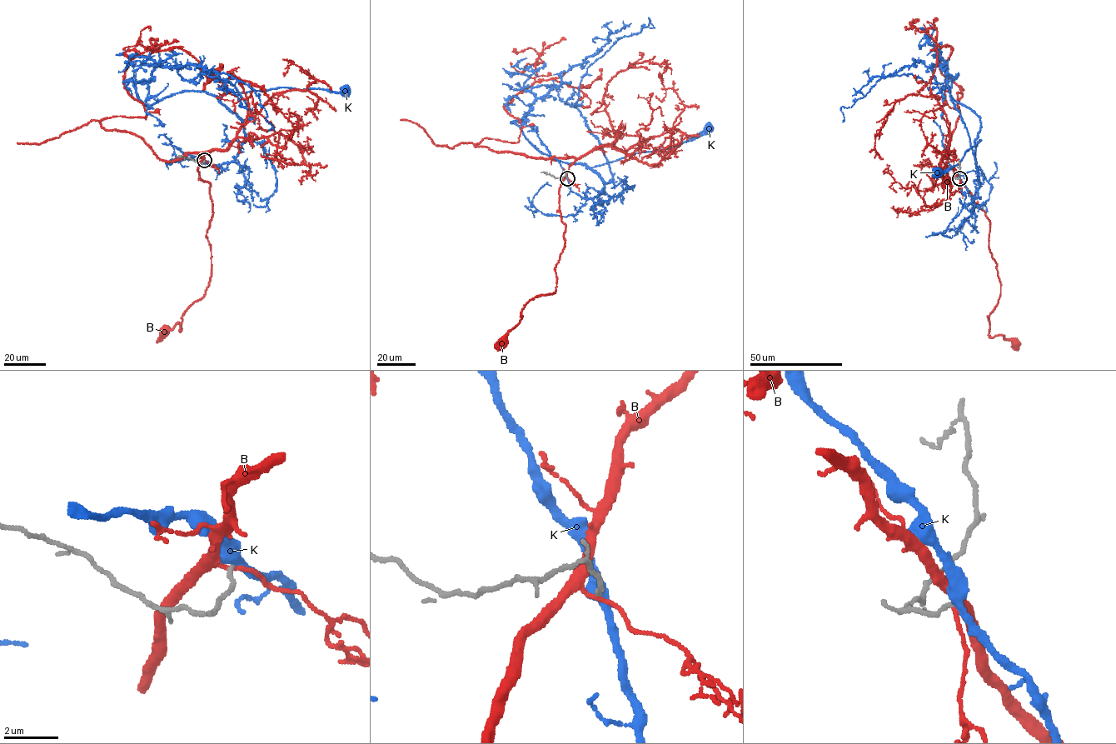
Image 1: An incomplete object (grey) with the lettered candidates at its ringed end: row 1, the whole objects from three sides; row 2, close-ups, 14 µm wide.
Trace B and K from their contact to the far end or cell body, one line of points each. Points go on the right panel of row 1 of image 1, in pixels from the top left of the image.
B: (959, 178), (989, 220), (988, 249), (996, 264), (1000, 297), (988, 316), (988, 336), (1001, 335), (1016, 342)
K: (959, 178), (973, 200), (978, 186), (975, 158), (980, 140), (959, 163), (937, 172)

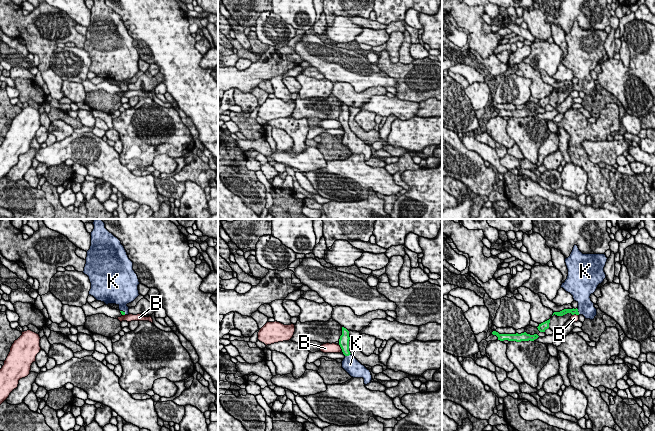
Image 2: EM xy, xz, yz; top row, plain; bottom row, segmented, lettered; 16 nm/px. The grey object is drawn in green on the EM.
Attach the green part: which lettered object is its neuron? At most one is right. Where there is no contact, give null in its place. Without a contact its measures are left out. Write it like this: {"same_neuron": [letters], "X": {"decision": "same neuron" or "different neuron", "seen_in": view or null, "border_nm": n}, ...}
{"same_neuron": ["K"], "B": {"decision": "different neuron", "seen_in": "xz", "border_nm": 140}, "K": {"decision": "same neuron", "seen_in": "yz", "border_nm": 120}}

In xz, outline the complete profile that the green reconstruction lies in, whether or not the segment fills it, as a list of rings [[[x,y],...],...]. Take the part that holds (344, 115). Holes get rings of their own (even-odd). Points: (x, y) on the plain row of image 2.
[[[342,103],[342,111],[339,115],[339,121],[345,131],[342,137],[342,144],[353,154],[363,154],[364,160],[367,161],[372,156],[371,148],[350,129],[349,116],[349,107]]]

